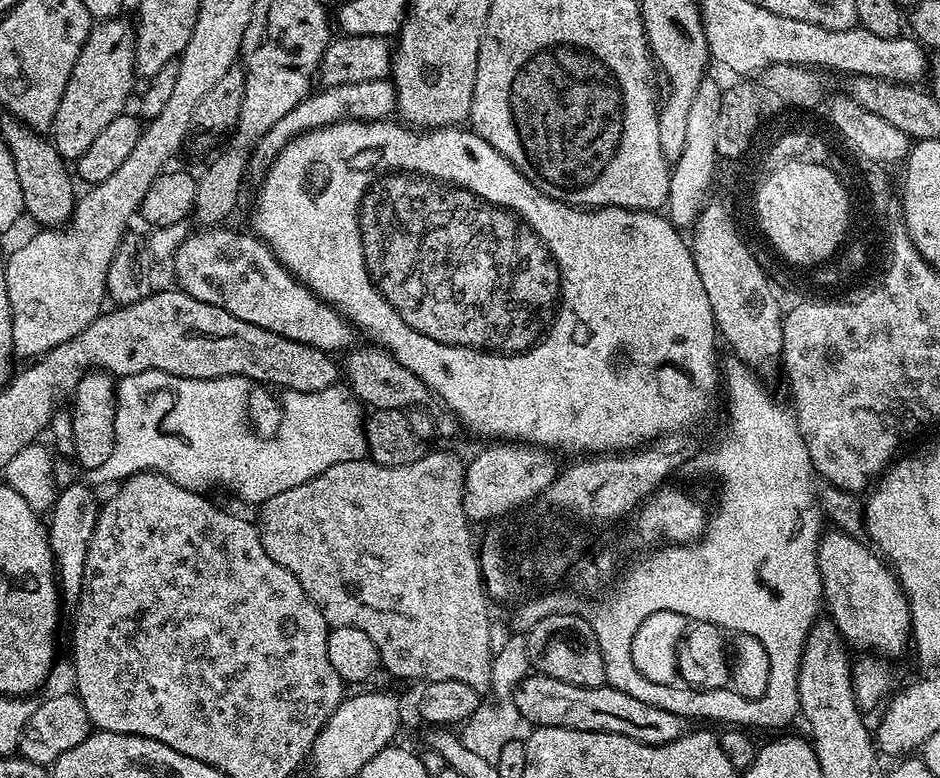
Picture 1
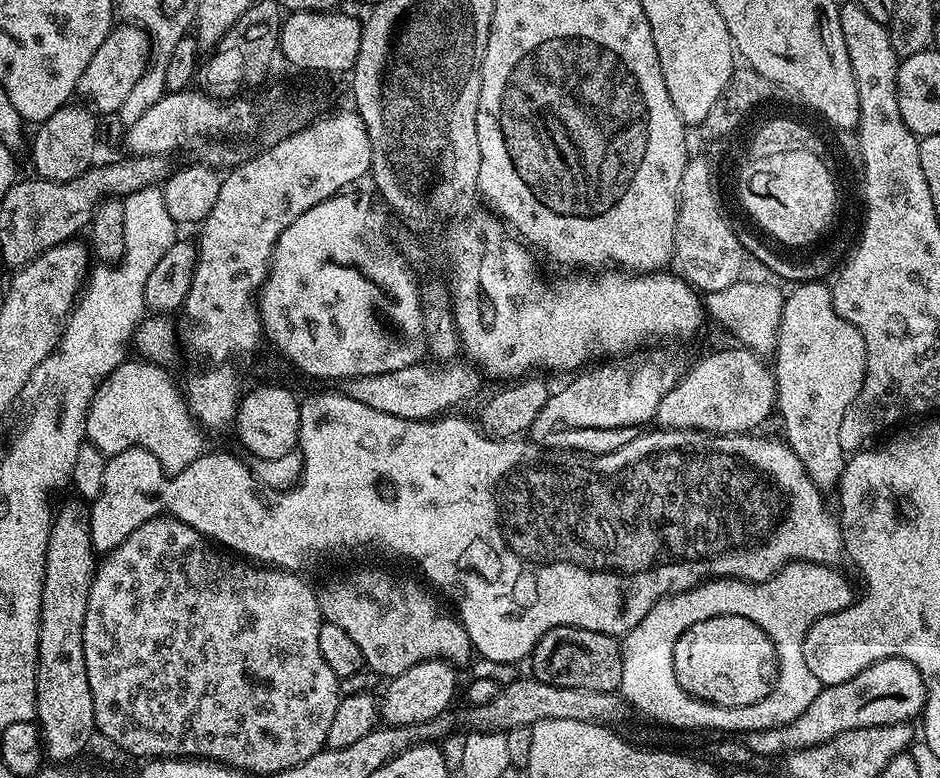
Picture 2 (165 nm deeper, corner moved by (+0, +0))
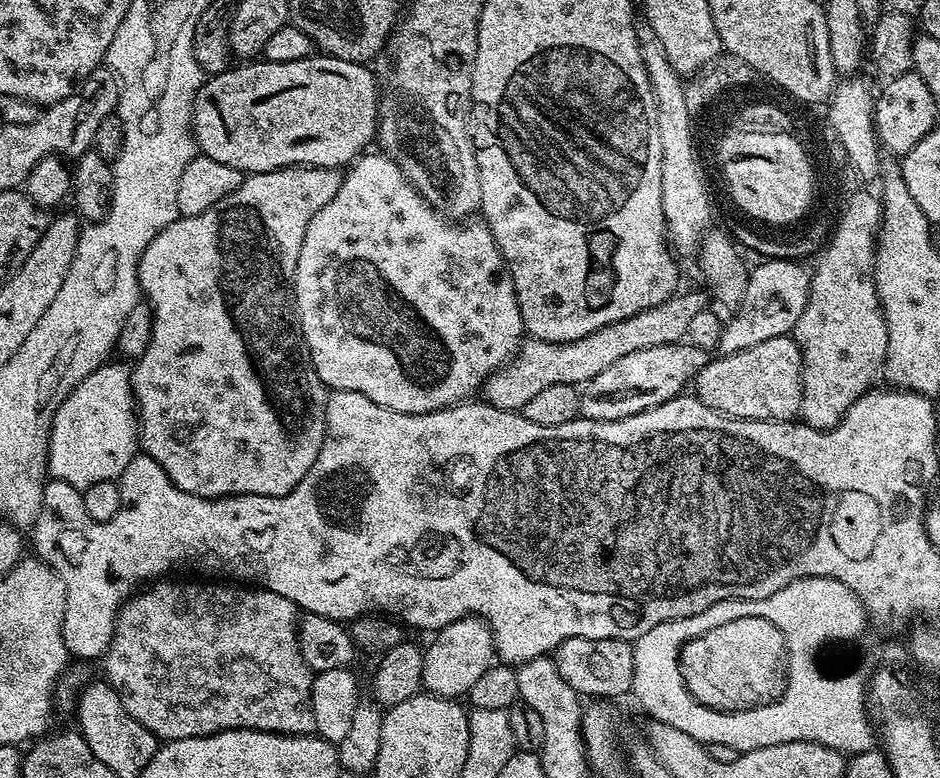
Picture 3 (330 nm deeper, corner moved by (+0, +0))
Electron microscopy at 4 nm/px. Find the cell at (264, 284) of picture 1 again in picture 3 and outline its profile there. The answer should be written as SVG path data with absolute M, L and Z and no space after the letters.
M383 154L359 157L343 175L341 189L334 198L322 207L306 227L305 241L298 255L296 272L296 314L302 326L304 341L312 359L314 370L330 390L357 392L378 406L386 406L402 414L426 414L440 408L450 408L453 404L463 404L481 391L485 380L500 369L520 348L525 339L524 323L514 290L512 275L504 263L502 254L494 240L494 234L483 219L472 218L460 223L448 219L423 200L419 190L406 178L406 174Z

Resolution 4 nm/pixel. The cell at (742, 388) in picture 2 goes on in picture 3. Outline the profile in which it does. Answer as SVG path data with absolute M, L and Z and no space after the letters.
M791 335L779 336L778 338L766 338L766 342L758 342L758 346L750 346L746 350L720 354L709 359L704 365L704 369L694 378L694 395L696 399L701 400L707 408L718 410L724 416L732 416L736 420L790 420L800 415L800 398L802 396L802 360L800 358L800 348L796 345L795 339Z

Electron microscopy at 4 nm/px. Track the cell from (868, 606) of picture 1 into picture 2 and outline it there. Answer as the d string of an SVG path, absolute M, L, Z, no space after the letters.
M824 282L797 283L784 297L784 313L776 328L774 375L776 377L776 407L784 423L783 439L798 454L808 477L821 490L835 489L844 472L846 453L842 446L842 418L864 389L868 351L861 332L846 322L834 310L832 289Z

